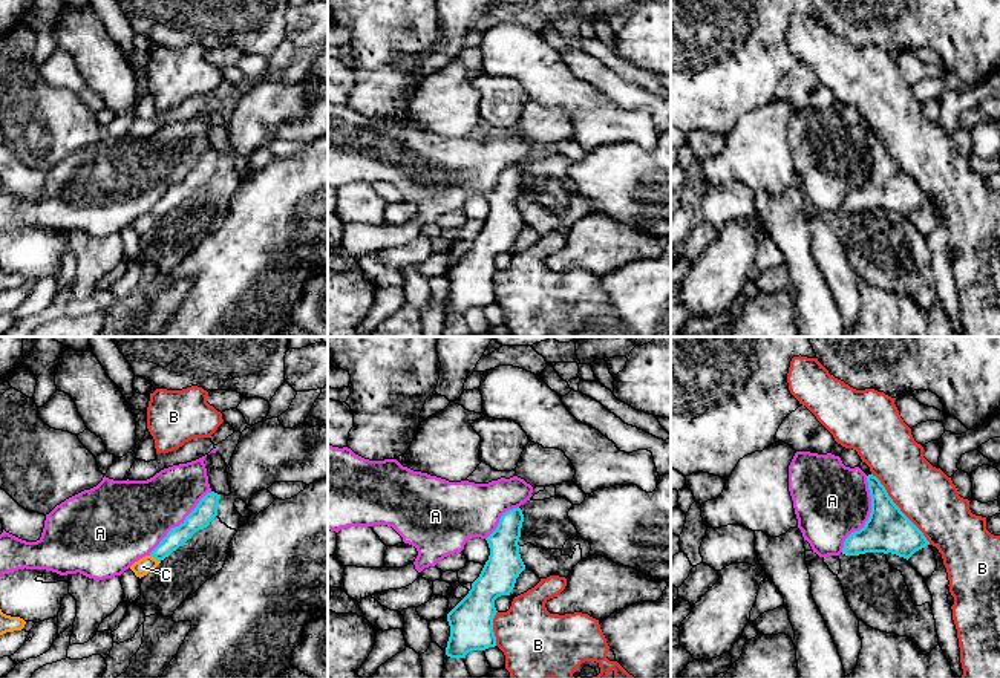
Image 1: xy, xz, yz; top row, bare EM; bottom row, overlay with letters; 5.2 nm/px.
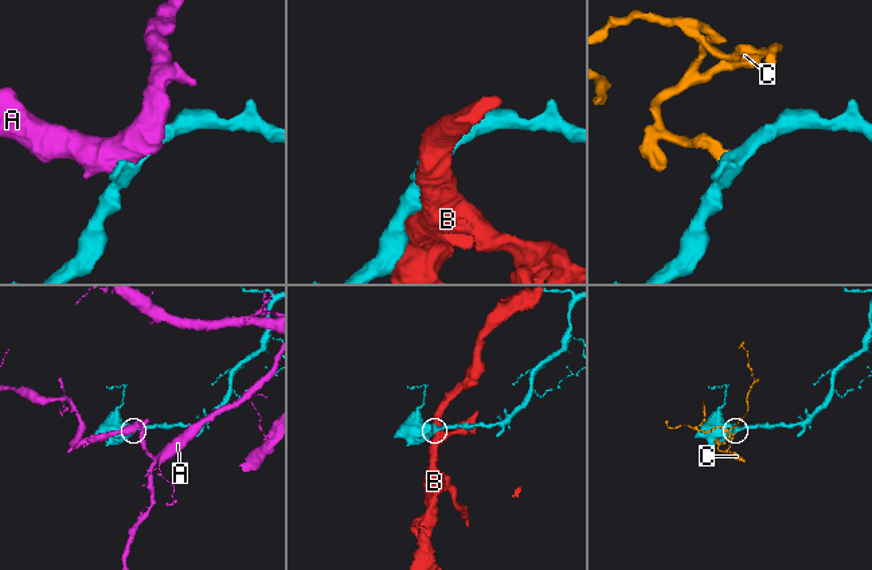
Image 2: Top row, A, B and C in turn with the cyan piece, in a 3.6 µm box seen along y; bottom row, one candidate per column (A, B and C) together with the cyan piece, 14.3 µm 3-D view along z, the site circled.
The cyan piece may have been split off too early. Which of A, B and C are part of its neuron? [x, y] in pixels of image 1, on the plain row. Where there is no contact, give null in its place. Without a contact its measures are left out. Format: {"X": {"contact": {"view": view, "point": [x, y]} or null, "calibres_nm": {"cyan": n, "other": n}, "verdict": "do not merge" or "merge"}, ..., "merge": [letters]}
{"A": {"contact": {"view": "yz", "point": [870, 173]}, "calibres_nm": {"cyan": 240, "other": 400}, "verdict": "do not merge"}, "B": {"contact": {"view": "yz", "point": [899, 166]}, "calibres_nm": {"cyan": 240, "other": 300}, "verdict": "do not merge"}, "C": {"contact": {"view": "xy", "point": [155, 215]}, "calibres_nm": {"cyan": 100, "other": 90}, "verdict": "merge"}, "merge": ["C"]}

